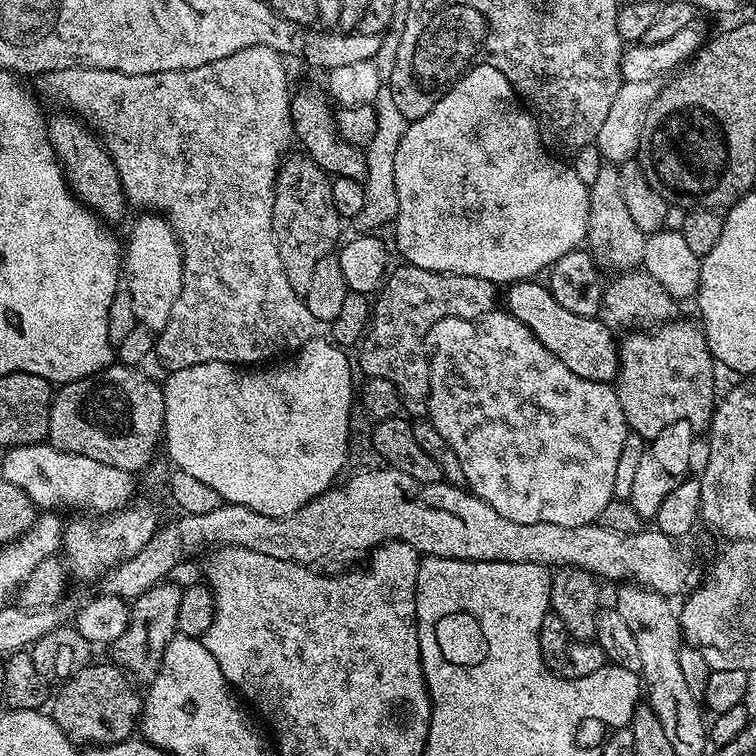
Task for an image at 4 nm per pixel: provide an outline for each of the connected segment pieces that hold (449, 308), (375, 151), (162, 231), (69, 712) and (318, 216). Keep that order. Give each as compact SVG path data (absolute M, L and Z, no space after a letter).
M407 262L401 265L387 273L378 292L380 297L374 300L372 319L358 348L358 368L364 371L365 377L377 376L394 382L403 411L409 417L424 418L430 402L430 366L426 355L430 330L447 316L479 318L497 311L498 288L486 278L422 270Z
M403 19L392 20L387 30L381 33L378 46L378 54L375 55L374 62L378 69L378 95L375 98L373 108L377 118L377 131L365 148L366 152L366 174L367 178L362 182L364 185L365 205L362 210L350 221L358 234L370 234L376 232L378 228L395 223L398 210L397 186L394 181L394 159L398 152L398 145L402 142L402 137L406 134L409 120L404 114L399 113L398 106L394 103L394 96L390 89L390 74L394 72L395 59L398 56L399 43L402 40L402 30L404 29Z
M140 214L132 224L128 244L122 248L122 280L130 298L134 298L134 314L139 323L159 334L170 322L174 302L184 285L184 255L178 238L167 220L159 214Z
M93 662L55 689L50 715L69 740L77 746L118 744L137 731L142 715L142 696L132 689L129 673L111 662Z
M306 154L299 155L289 155L276 174L272 229L278 242L278 254L282 258L282 270L286 270L286 279L294 294L303 297L310 286L318 258L329 255L337 247L342 218L338 210L334 210L329 173Z

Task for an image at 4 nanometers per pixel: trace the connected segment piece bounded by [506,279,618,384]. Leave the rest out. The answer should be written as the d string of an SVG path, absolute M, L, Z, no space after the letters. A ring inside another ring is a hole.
M535 279L517 280L515 284L507 285L508 304L506 311L518 322L522 322L578 378L587 380L596 380L600 384L606 384L616 379L616 370L618 367L618 340L612 337L613 329L609 327L603 319L595 316L579 316L573 314L571 310L565 310L558 306L554 294L543 283Z

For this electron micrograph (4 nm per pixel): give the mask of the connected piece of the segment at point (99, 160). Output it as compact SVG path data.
M60 110L57 116L49 115L47 121L48 141L56 151L56 160L76 199L105 222L122 219L130 205L124 194L122 178L118 178L118 166L114 166L114 158L100 137L79 116L67 110Z

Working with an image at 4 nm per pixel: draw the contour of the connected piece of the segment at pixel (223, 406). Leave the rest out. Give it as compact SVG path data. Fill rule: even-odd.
M313 338L307 340L302 347L297 348L295 352L291 353L287 358L281 359L279 362L273 363L271 366L256 366L249 370L244 366L237 366L234 364L227 364L226 362L202 362L201 364L195 364L194 366L186 366L182 370L177 372L169 371L168 381L163 381L162 387L164 390L164 435L162 437L163 443L168 444L168 456L173 460L175 467L186 474L190 474L191 477L196 478L198 482L205 483L206 486L210 486L210 489L217 492L221 501L229 504L241 504L246 506L250 510L258 510L258 514L266 514L267 516L289 516L297 512L299 508L304 506L306 502L310 502L318 494L325 491L327 488L331 488L333 484L337 483L340 471L344 468L344 463L349 463L350 457L348 455L348 427L350 426L350 414L352 413L352 405L354 403L354 384L352 388L352 368L354 372L354 364L348 361L349 353L345 349L341 348L339 344L332 343L331 339Z

